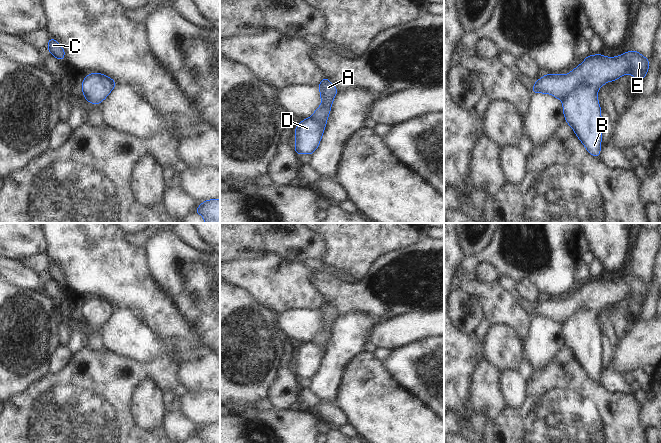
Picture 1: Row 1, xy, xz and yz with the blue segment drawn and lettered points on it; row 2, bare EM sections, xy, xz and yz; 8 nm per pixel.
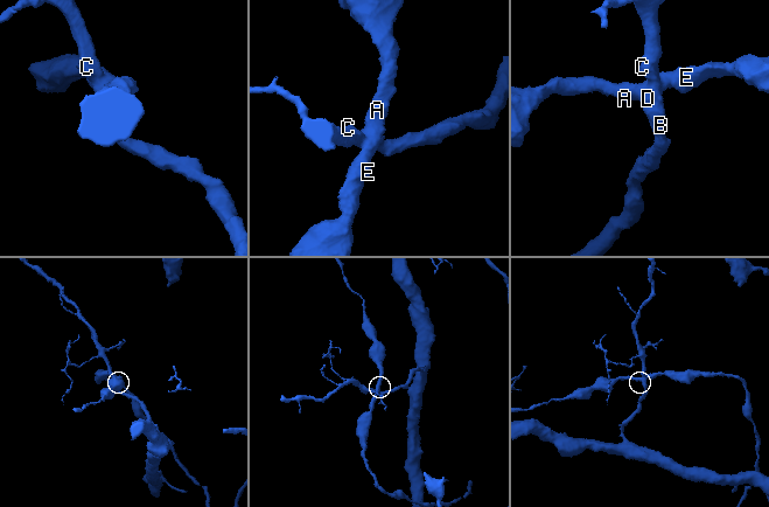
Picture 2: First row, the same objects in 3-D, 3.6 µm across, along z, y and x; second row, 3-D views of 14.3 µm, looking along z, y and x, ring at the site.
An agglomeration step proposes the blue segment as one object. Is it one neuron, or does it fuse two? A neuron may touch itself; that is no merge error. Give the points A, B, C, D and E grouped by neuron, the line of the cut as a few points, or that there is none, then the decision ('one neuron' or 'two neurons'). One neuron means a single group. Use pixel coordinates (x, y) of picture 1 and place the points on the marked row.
groups A E / B C D; cut yz (597, 88), (591, 85), (578, 84), (562, 100); two neurons

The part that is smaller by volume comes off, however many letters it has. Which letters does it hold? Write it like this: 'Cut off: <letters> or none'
Cut off: A, E.

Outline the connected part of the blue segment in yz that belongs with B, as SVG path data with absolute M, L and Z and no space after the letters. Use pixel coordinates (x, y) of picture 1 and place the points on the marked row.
M579 84L562 102L565 121L573 128L589 153L599 158L603 123L597 93L598 89Z

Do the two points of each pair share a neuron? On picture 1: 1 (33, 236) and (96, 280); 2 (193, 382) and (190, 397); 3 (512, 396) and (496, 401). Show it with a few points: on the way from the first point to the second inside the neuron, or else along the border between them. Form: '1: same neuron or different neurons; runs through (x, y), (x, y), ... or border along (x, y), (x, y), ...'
1: different neurons; border along (42, 233), (46, 243), (45, 252)
2: different neurons; border along (188, 390), (209, 391)
3: different neurons; border along (500, 376), (500, 391), (507, 406)

